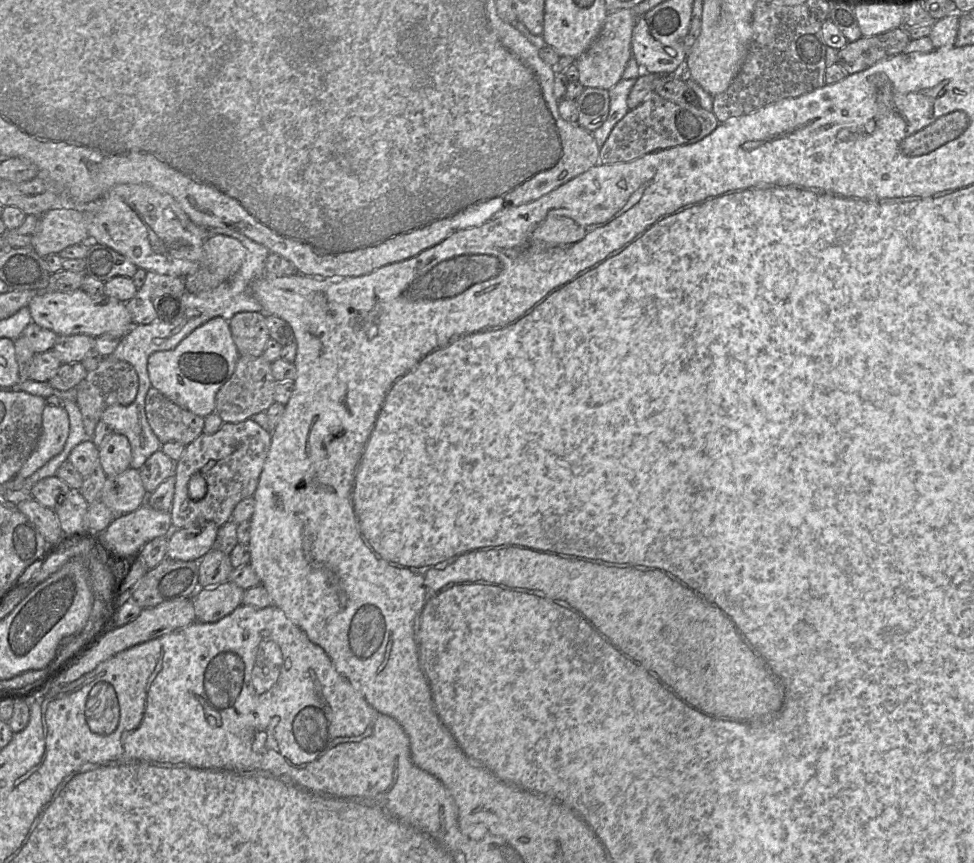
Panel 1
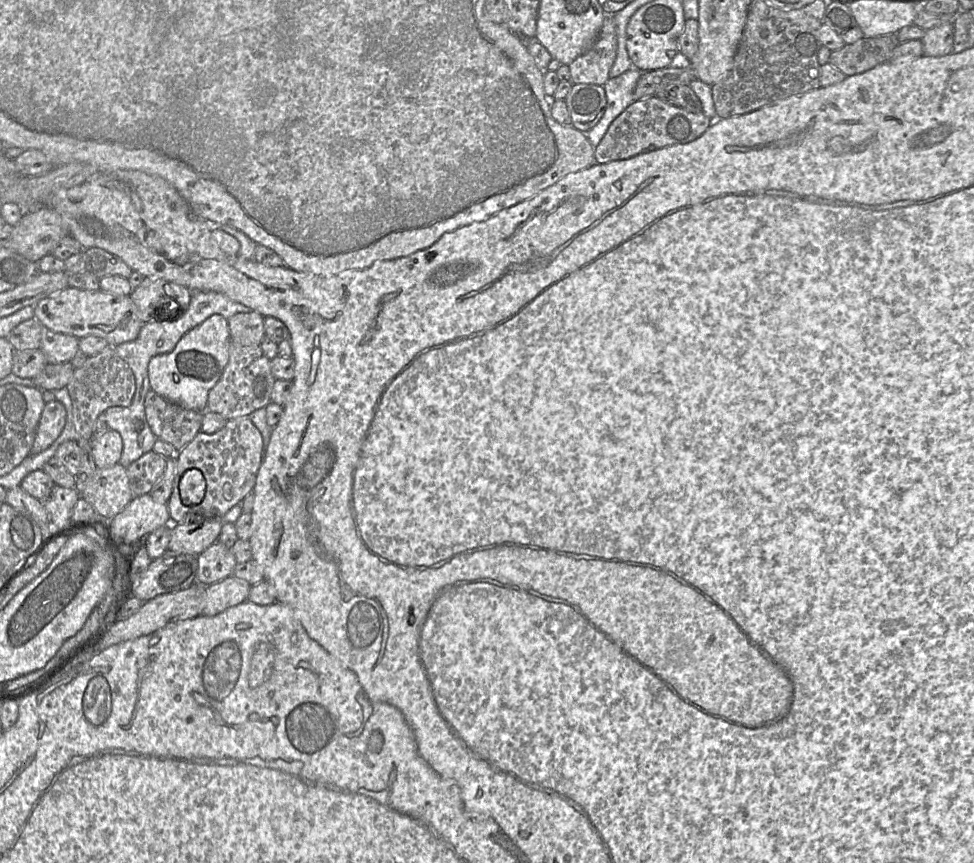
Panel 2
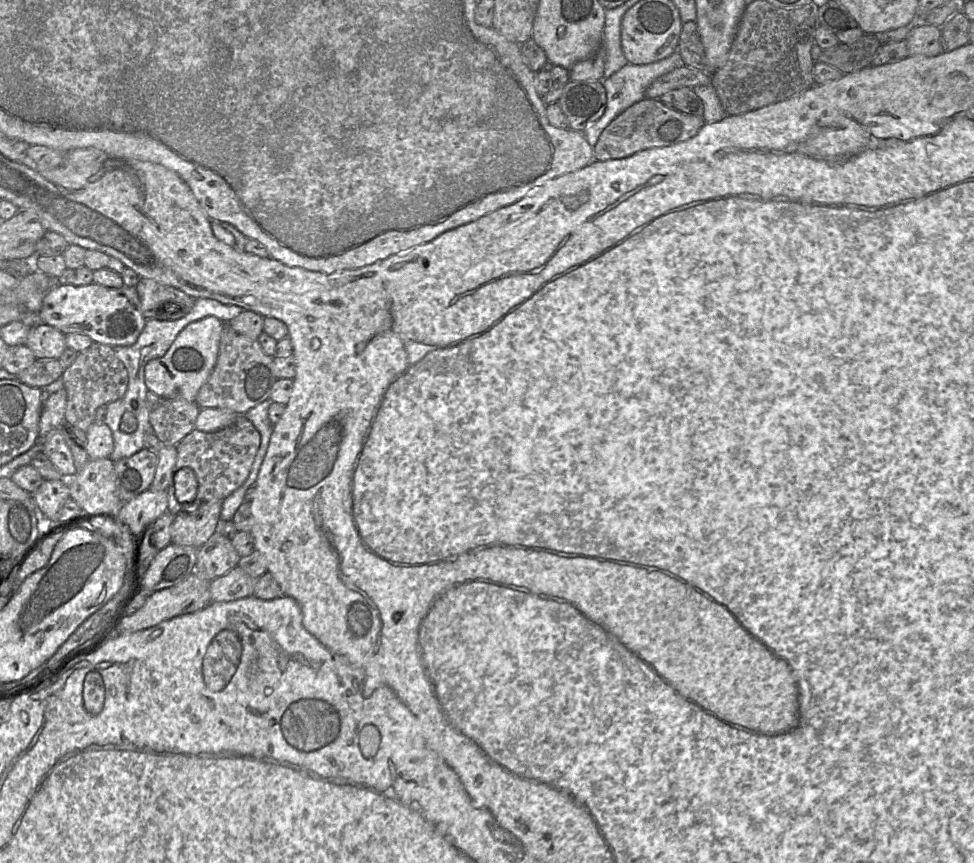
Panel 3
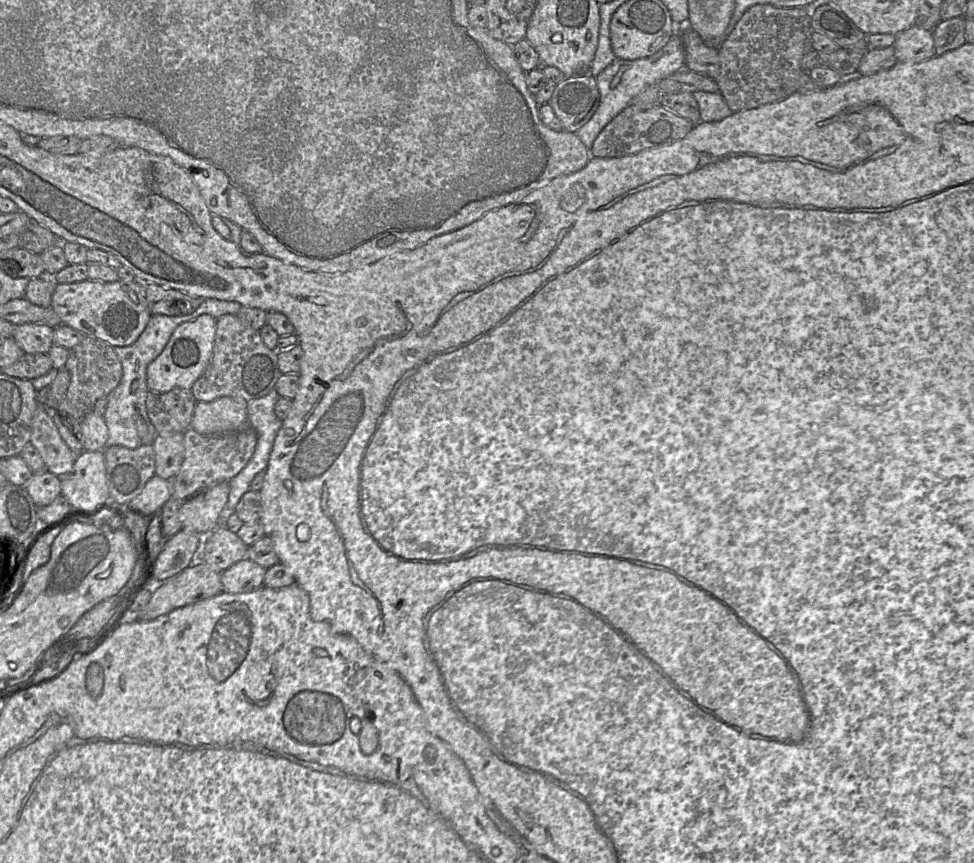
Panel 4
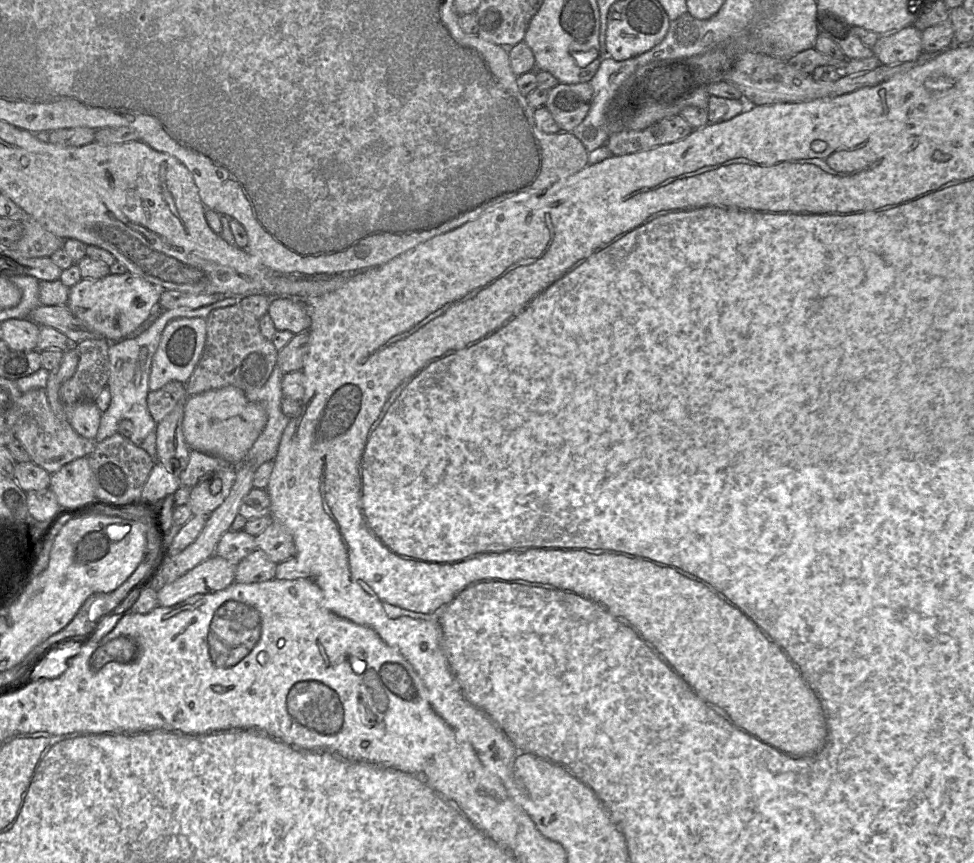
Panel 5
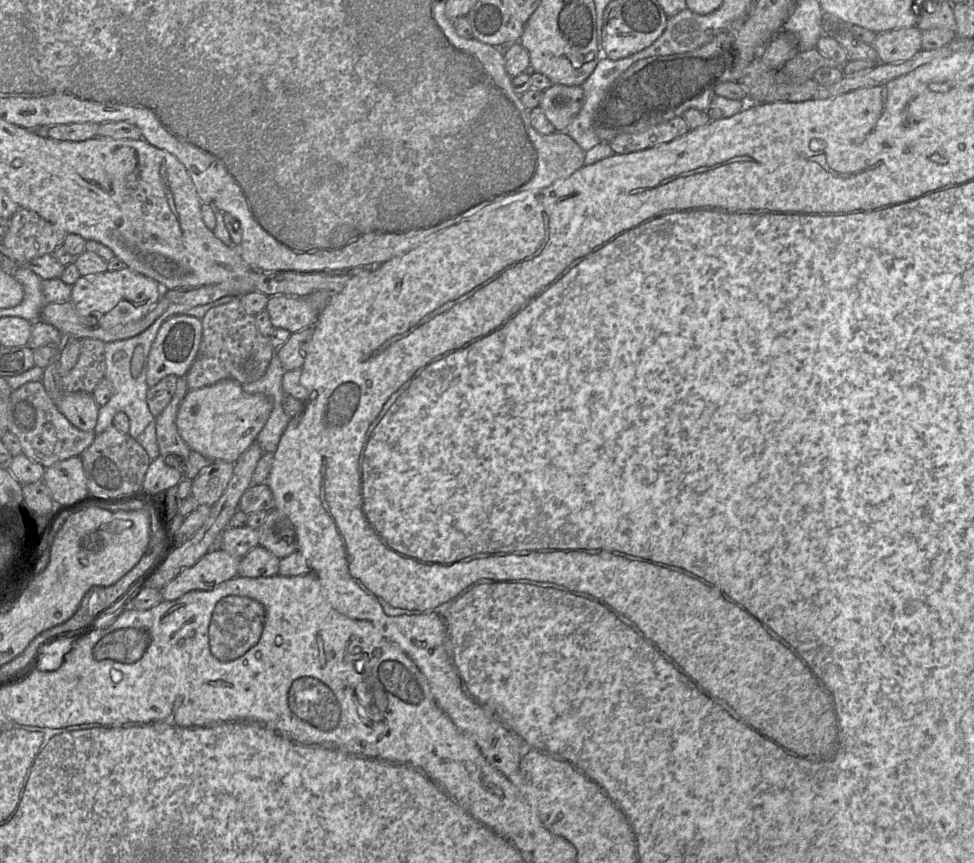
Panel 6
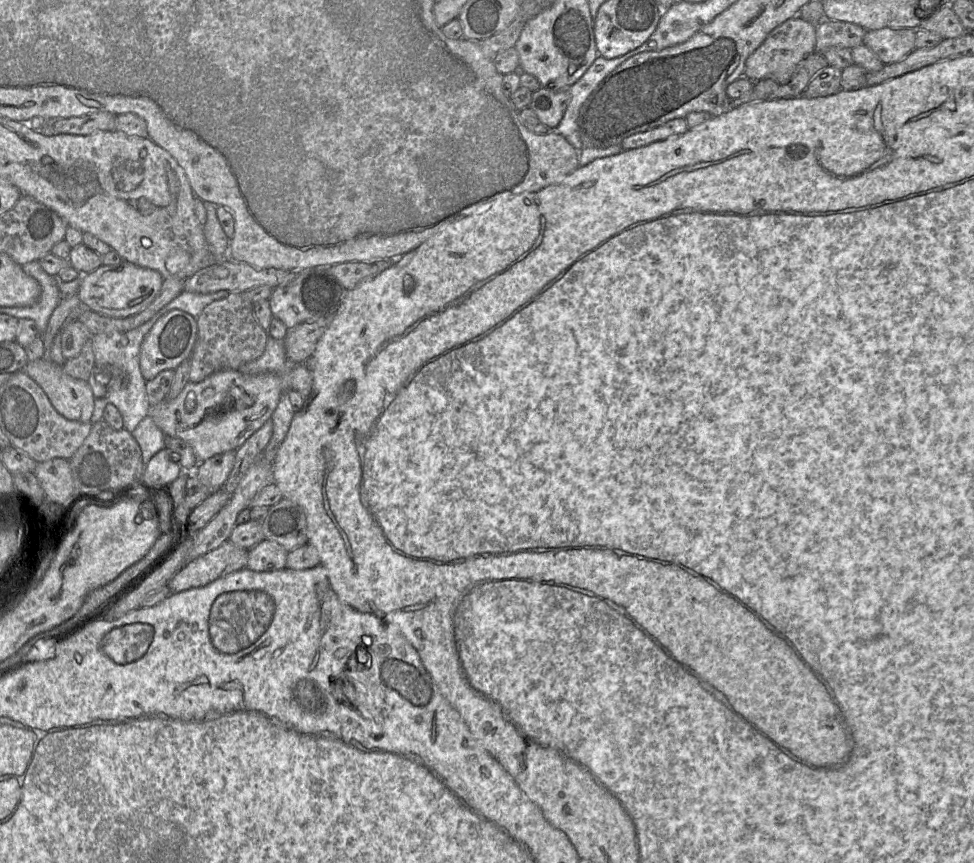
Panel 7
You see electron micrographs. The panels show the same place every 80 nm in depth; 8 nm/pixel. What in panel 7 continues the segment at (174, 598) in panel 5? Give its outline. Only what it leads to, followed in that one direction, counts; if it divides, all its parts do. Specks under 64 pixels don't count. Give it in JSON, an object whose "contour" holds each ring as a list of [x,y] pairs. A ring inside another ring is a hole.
{"contour":[[[229,540],[198,557],[181,569],[168,583],[170,593],[179,593],[209,583],[246,567],[248,550]]]}

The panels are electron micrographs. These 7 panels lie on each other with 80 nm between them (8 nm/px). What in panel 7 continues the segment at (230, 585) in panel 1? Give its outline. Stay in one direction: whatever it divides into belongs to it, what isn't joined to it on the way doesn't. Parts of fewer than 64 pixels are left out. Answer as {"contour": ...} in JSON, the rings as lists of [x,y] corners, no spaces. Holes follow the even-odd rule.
{"contour":[[[264,539],[248,550],[246,567],[255,572],[271,572],[286,568],[288,552],[278,543]]]}

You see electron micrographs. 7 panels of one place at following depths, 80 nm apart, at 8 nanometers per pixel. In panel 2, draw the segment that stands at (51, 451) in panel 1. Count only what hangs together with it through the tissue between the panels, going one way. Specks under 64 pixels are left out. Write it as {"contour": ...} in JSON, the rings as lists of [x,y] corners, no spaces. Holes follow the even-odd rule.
{"contour":[[[58,400],[45,403],[30,454],[47,449],[61,434],[66,423],[66,410]]]}

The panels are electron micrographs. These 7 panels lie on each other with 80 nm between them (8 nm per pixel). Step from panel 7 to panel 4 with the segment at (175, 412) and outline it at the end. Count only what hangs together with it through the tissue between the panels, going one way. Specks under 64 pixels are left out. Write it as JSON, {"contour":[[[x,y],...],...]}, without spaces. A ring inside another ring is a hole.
{"contour":[[[227,396],[197,402],[191,421],[191,428],[204,435],[236,432],[247,425],[247,401]]]}

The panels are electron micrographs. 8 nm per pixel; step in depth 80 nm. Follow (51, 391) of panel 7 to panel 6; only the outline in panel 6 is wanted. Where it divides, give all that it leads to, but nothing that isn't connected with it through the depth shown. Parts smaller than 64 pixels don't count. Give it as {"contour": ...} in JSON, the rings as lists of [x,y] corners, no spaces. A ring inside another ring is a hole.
{"contour":[[[61,392],[54,404],[73,426],[81,431],[94,431],[100,407],[92,394]]]}

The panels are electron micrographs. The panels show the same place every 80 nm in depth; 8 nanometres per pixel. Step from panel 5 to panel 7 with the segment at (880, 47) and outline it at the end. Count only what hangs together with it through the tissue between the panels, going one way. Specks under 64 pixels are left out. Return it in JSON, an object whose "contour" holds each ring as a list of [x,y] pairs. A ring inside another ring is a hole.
{"contour":[[[882,28],[867,31],[863,45],[869,48],[884,64],[904,59],[915,49],[916,30]]]}

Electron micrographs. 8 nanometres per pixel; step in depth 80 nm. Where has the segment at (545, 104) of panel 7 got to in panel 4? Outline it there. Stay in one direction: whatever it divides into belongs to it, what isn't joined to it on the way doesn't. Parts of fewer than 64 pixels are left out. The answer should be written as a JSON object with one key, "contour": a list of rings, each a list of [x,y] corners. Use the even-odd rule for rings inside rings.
{"contour":[[[582,74],[564,79],[556,85],[548,104],[561,121],[564,131],[578,131],[599,108],[596,78]]]}

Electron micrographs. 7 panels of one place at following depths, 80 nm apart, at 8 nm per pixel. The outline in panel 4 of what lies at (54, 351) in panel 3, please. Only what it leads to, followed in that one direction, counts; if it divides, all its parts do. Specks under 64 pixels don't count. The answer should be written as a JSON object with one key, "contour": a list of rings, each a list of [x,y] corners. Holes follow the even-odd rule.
{"contour":[[[25,323],[15,325],[12,338],[24,353],[47,354],[53,343],[54,328],[45,324]]]}

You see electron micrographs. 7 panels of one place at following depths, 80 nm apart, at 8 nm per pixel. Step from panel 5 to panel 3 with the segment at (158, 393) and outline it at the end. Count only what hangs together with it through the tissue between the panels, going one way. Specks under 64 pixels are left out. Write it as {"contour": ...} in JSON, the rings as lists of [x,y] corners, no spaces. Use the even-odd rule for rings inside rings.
{"contour":[[[148,390],[146,407],[149,422],[158,439],[164,445],[177,444],[193,429],[200,411],[195,401],[188,401],[181,396],[165,398]]]}

